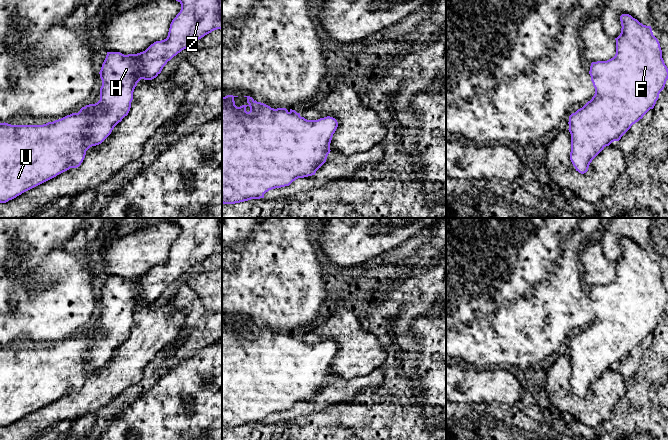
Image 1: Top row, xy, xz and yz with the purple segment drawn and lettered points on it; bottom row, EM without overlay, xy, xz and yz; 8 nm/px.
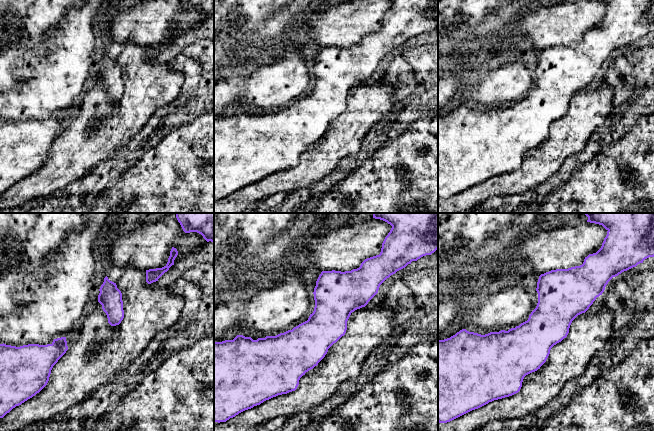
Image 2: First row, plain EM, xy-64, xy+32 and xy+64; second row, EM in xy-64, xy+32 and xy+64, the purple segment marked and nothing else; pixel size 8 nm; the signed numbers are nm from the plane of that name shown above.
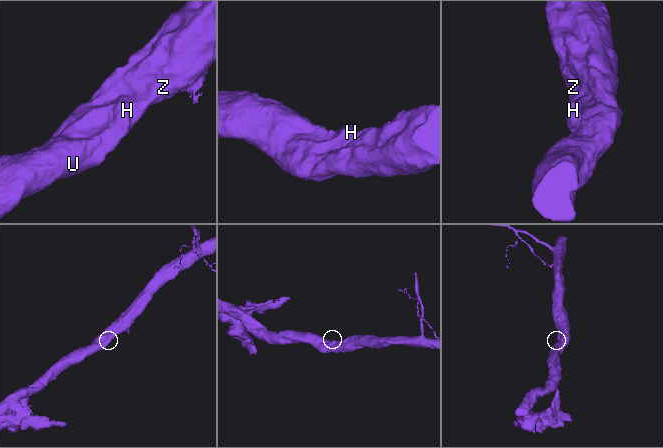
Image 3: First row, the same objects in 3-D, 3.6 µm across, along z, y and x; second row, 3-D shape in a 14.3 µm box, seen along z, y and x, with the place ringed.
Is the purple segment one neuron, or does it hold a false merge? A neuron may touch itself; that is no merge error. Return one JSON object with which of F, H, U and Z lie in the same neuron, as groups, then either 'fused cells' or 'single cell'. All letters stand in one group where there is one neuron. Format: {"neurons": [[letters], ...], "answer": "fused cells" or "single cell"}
{"neurons": [["F", "H", "U", "Z"]], "answer": "single cell"}

